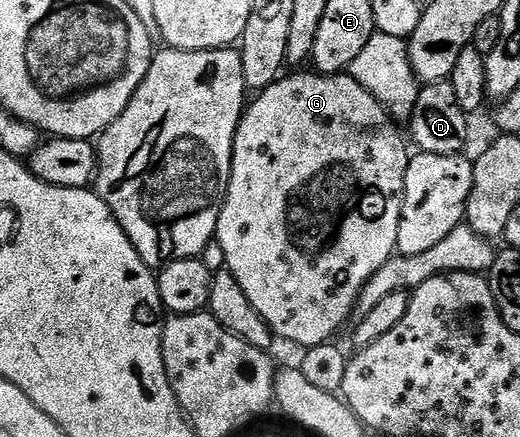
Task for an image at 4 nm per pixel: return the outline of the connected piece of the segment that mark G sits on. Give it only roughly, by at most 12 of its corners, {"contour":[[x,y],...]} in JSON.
{"contour":[[349,73],[243,109],[216,240],[279,339],[331,341],[412,157]]}

